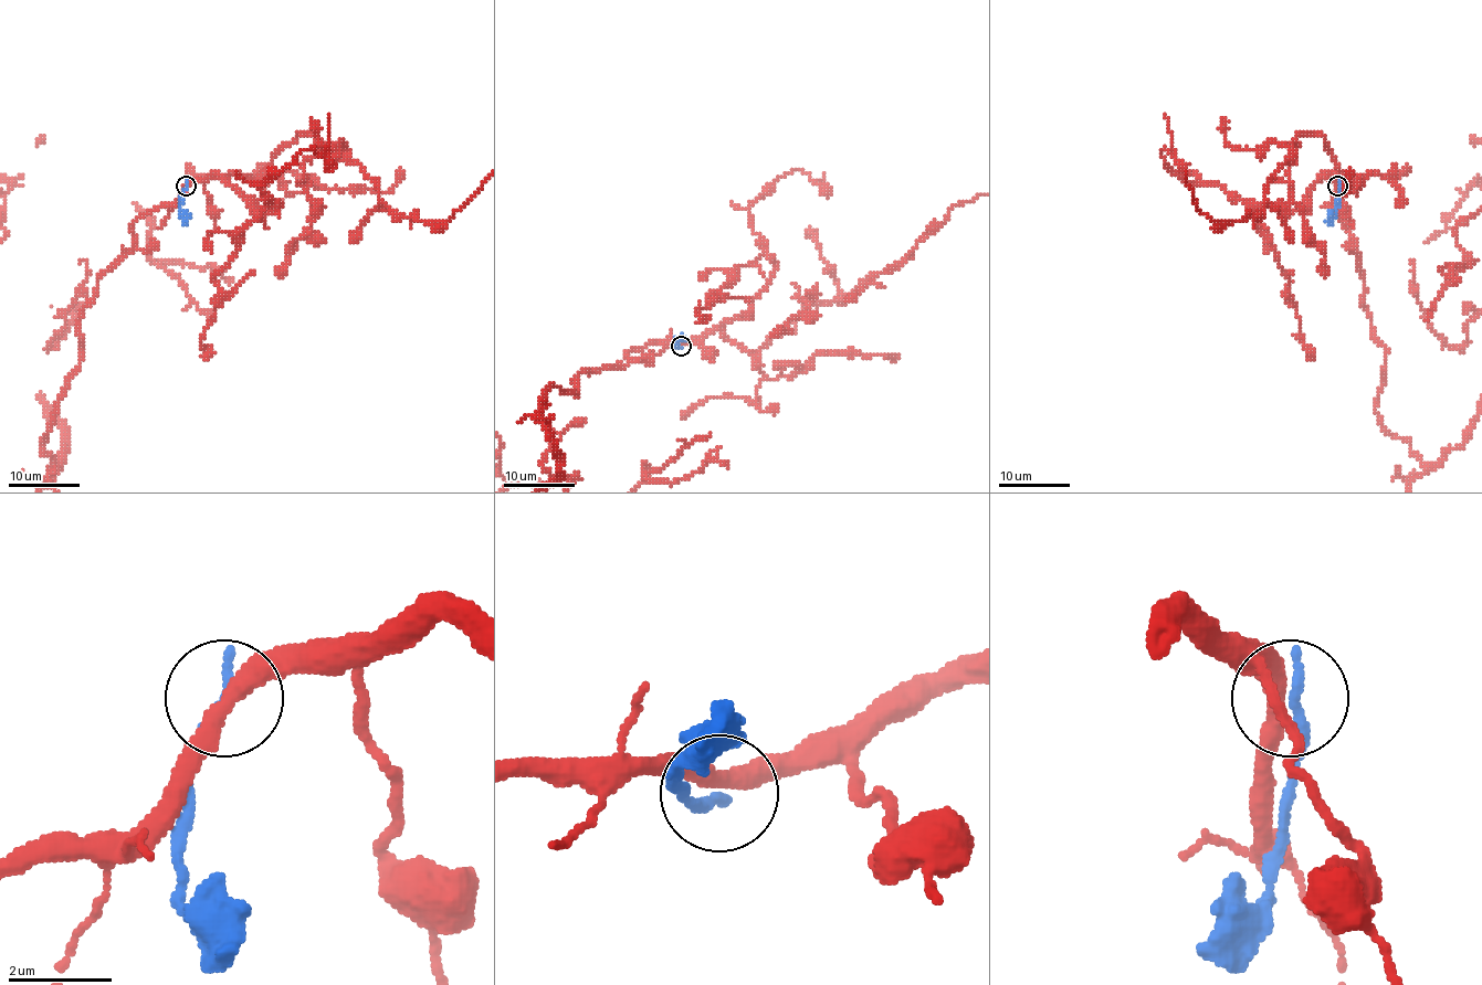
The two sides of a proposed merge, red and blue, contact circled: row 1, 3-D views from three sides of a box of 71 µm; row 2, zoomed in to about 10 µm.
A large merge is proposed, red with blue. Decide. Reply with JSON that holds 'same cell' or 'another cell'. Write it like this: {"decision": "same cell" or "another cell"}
{"decision": "another cell"}

